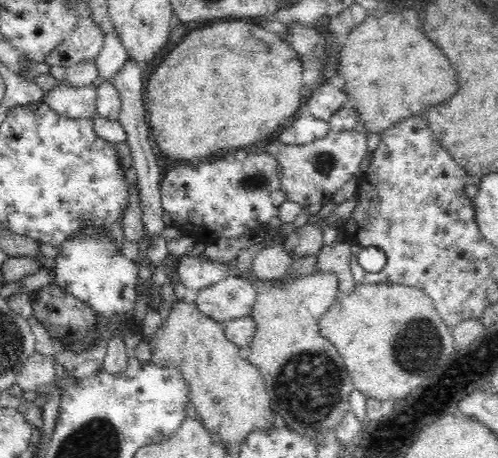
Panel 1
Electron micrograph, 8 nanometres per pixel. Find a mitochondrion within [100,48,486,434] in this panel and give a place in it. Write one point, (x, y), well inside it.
(421, 349)

